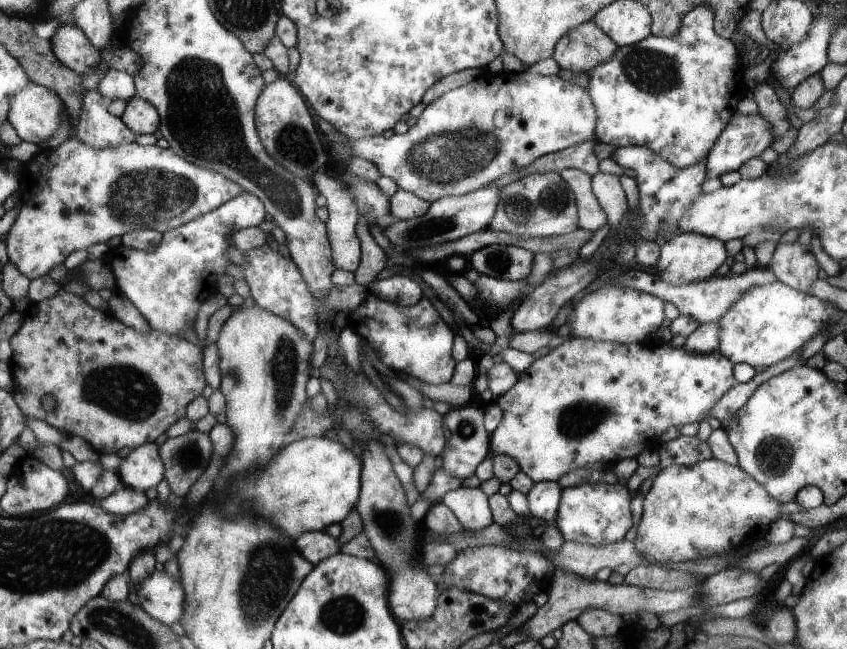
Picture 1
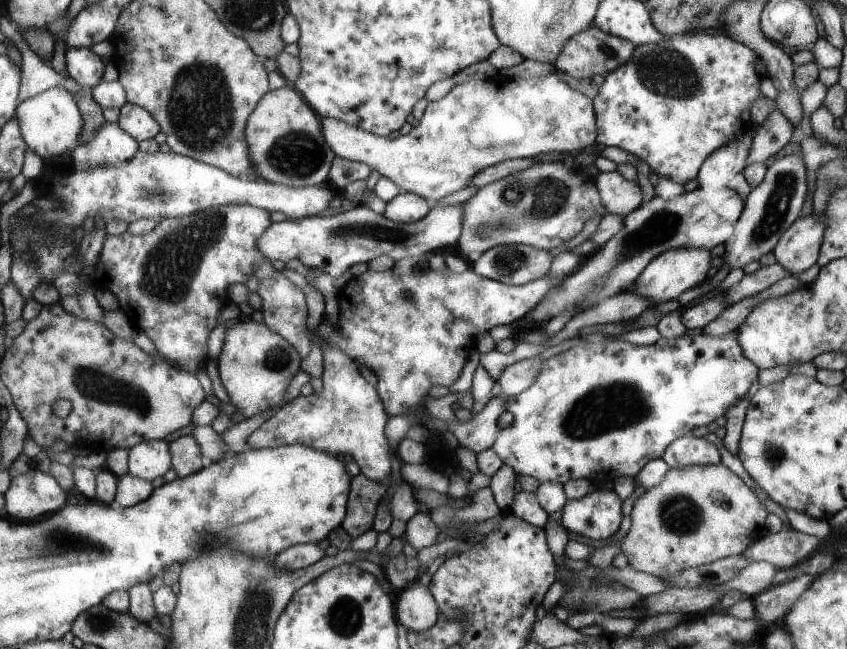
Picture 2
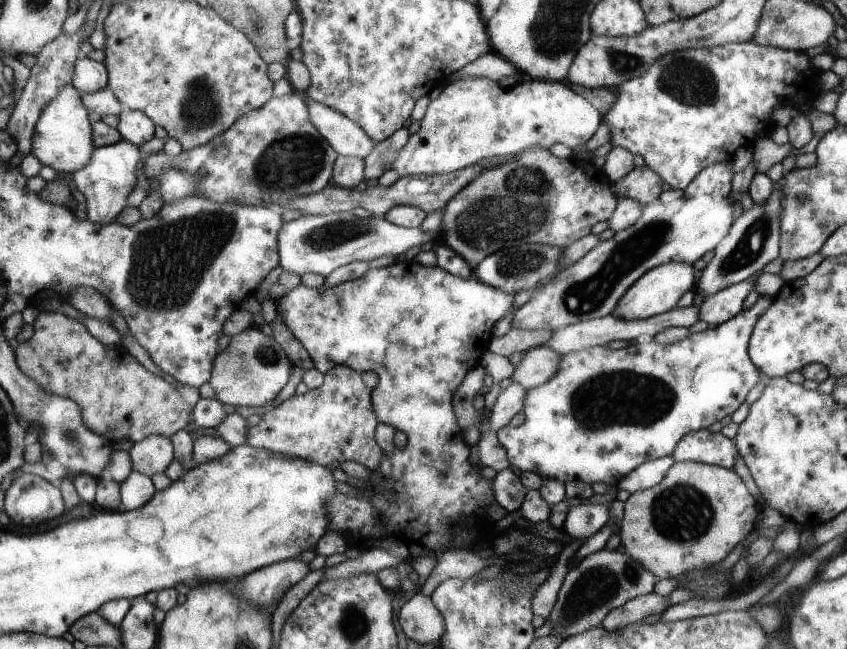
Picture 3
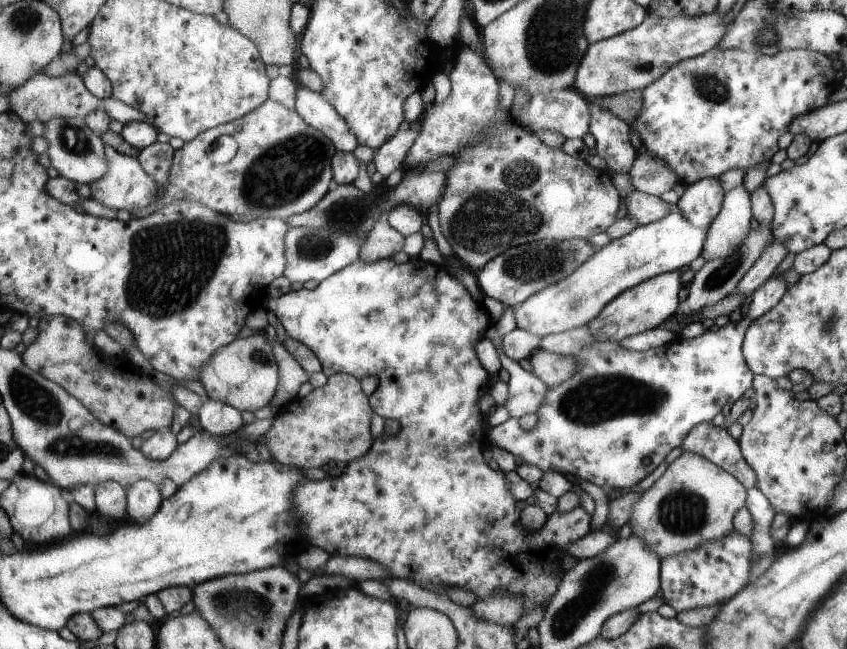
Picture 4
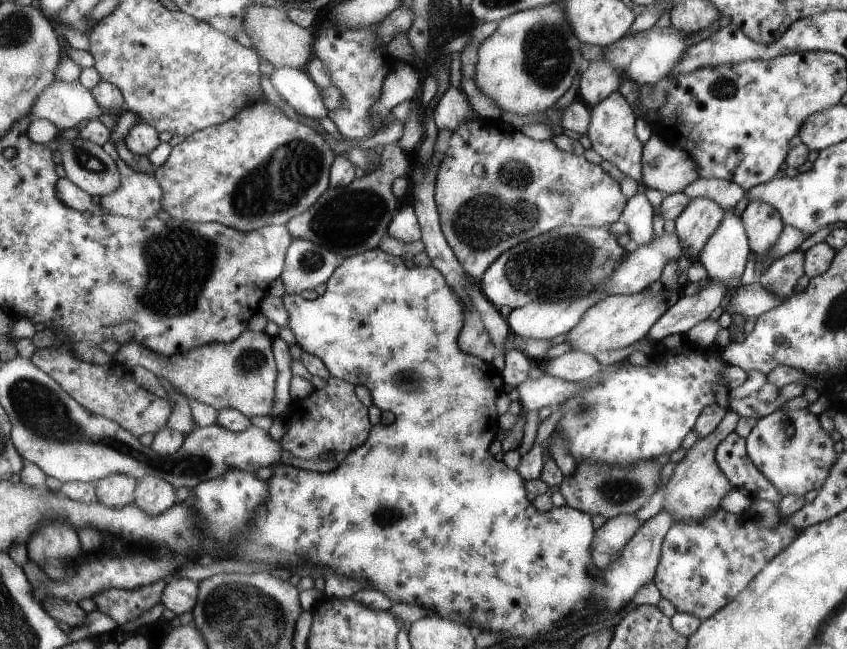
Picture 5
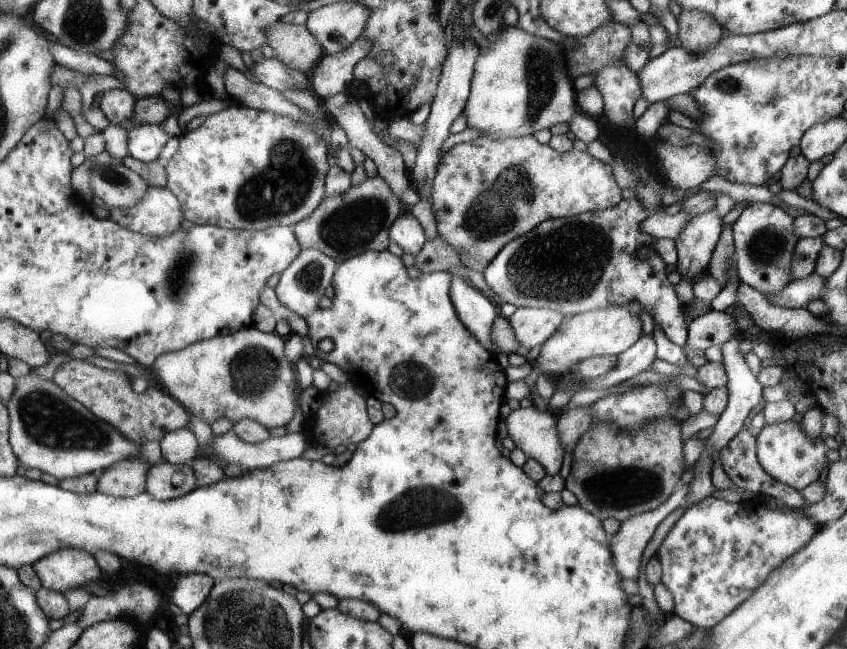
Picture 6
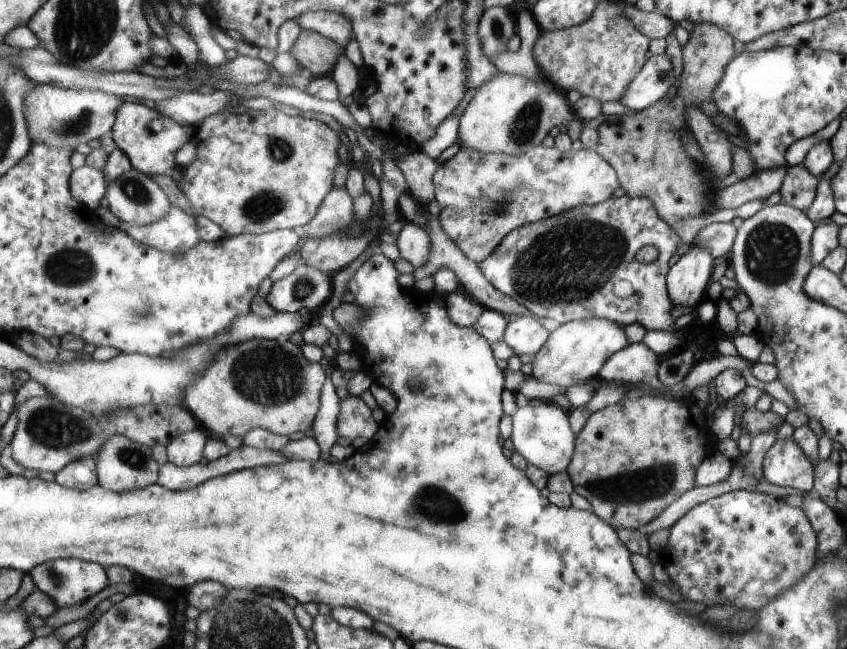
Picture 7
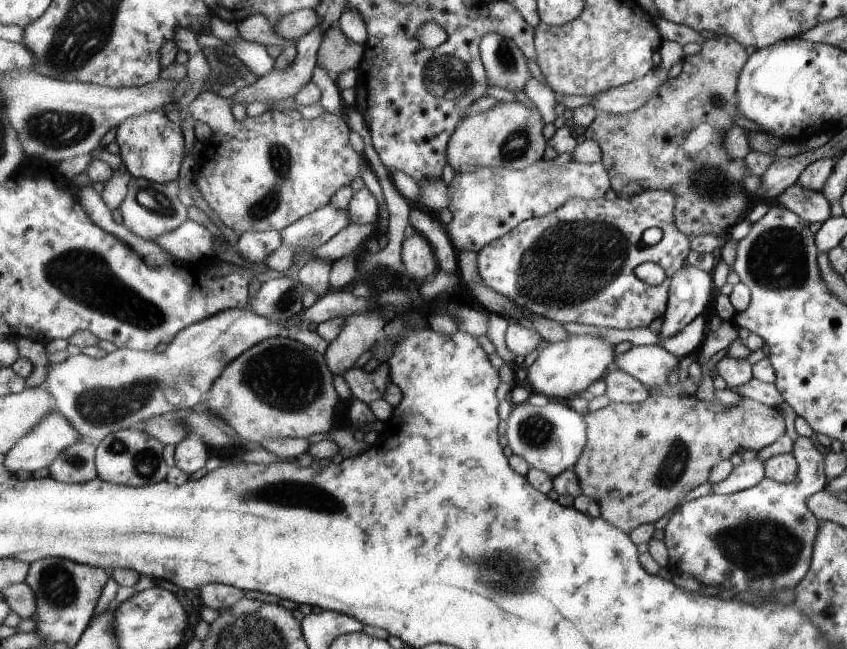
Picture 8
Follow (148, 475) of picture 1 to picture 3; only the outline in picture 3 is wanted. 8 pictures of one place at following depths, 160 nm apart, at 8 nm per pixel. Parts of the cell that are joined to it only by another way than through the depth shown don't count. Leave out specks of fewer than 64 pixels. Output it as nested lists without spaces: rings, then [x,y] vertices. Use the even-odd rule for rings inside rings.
[[[151,435],[143,441],[128,445],[135,471],[153,476],[169,468],[176,459],[171,438],[163,435]]]

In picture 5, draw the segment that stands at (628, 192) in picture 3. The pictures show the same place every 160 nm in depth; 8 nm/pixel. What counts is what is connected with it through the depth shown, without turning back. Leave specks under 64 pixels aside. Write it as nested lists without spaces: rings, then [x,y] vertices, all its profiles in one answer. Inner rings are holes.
[[[655,134],[643,143],[643,157],[641,184],[667,195],[681,193],[699,177],[687,152]]]

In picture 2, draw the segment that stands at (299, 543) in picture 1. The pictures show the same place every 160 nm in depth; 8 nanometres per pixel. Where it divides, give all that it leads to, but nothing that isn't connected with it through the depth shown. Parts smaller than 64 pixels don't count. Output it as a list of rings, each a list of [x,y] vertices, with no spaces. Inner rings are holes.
[[[307,543],[292,546],[274,558],[274,565],[282,571],[298,571],[319,562],[327,553],[327,544]]]

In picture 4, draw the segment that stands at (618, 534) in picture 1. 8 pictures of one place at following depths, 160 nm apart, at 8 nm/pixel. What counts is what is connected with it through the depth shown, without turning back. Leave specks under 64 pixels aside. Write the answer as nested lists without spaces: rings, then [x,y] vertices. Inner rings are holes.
[[[421,256],[409,258],[406,263],[397,264],[391,258],[381,259],[377,262],[366,263],[359,258],[350,265],[347,265],[339,272],[332,274],[323,282],[320,282],[312,290],[301,289],[300,291],[289,291],[275,300],[273,308],[275,315],[284,327],[286,336],[297,339],[305,343],[323,363],[325,376],[347,373],[356,376],[359,380],[367,376],[375,376],[378,379],[377,388],[371,395],[371,403],[375,414],[382,415],[385,419],[397,419],[401,423],[401,430],[398,435],[378,436],[375,438],[373,450],[356,461],[351,461],[336,477],[326,477],[321,480],[308,480],[304,485],[299,486],[295,492],[296,509],[302,521],[302,536],[309,538],[309,544],[324,546],[329,556],[357,556],[369,559],[381,564],[388,569],[395,578],[403,580],[404,583],[419,585],[428,591],[445,595],[447,586],[457,586],[463,590],[471,590],[476,594],[477,599],[488,597],[491,593],[515,593],[522,595],[522,614],[525,609],[532,607],[547,606],[556,593],[556,588],[560,585],[565,570],[560,566],[560,559],[566,554],[566,546],[583,538],[591,528],[590,514],[582,507],[571,509],[569,512],[560,513],[555,510],[546,516],[544,524],[534,535],[523,530],[523,526],[517,524],[517,508],[515,499],[508,487],[508,481],[499,468],[491,470],[483,458],[481,452],[477,450],[477,442],[485,438],[485,422],[479,416],[477,410],[477,400],[489,390],[489,377],[487,371],[481,366],[477,358],[476,342],[484,336],[487,327],[492,324],[492,320],[485,313],[483,304],[479,304],[472,292],[460,282],[449,268],[443,265],[424,261]]]

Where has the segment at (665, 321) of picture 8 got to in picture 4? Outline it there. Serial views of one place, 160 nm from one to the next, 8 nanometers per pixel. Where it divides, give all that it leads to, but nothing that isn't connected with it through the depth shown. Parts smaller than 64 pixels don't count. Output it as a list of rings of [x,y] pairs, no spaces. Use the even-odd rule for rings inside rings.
[[[705,177],[687,186],[676,207],[686,219],[711,222],[719,212],[723,197],[718,178]]]

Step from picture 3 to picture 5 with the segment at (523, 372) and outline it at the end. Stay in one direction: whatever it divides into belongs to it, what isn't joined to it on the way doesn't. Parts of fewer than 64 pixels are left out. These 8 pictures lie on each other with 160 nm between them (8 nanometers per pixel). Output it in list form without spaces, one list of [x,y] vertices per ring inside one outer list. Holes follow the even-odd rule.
[[[568,351],[553,359],[544,360],[544,374],[569,382],[585,381],[601,370],[593,355]]]

